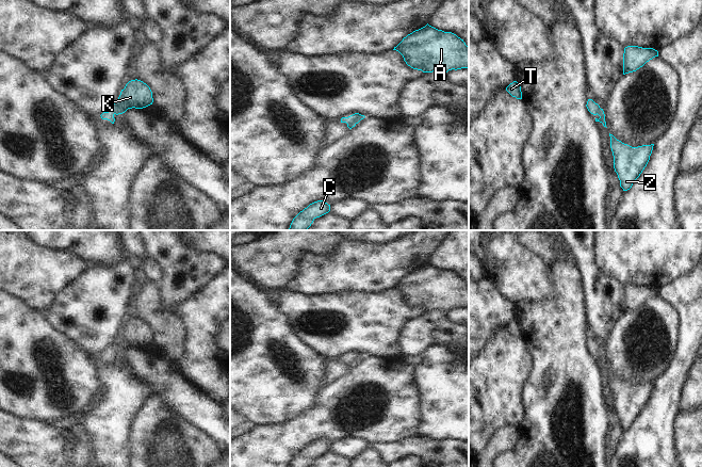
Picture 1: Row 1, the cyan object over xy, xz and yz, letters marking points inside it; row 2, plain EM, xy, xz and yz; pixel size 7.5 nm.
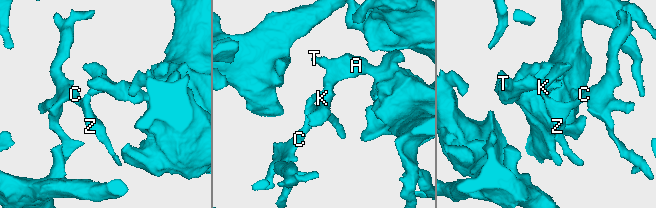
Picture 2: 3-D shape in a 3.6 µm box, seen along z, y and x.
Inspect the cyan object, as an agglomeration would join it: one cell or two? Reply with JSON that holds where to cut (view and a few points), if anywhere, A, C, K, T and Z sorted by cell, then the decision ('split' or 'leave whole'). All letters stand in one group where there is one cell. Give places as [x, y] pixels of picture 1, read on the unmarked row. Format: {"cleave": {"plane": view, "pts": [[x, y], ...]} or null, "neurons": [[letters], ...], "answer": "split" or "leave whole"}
{"cleave": null, "neurons": [["A", "C", "K", "T", "Z"]], "answer": "leave whole"}

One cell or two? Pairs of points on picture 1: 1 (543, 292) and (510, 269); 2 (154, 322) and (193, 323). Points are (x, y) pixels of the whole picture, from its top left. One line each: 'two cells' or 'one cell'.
1: one cell
2: two cells

